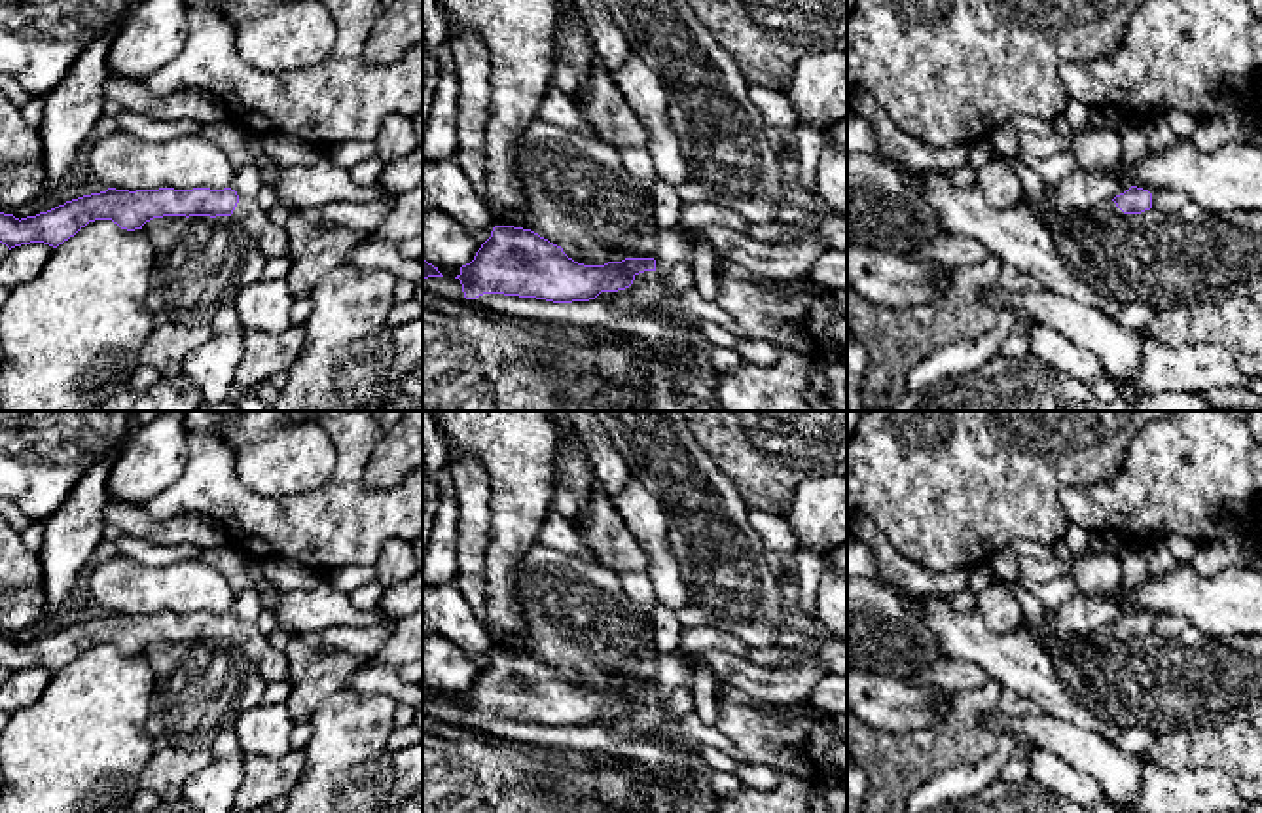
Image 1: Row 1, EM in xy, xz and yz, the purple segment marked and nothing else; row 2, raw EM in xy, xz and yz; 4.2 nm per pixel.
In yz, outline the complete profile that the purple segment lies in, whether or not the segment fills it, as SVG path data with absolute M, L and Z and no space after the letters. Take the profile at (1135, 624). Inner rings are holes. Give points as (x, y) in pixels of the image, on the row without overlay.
M1131 610L1103 633L1112 641L1131 642L1152 633L1152 618L1152 614Z

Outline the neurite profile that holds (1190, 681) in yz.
M1186 625L1177 637L1156 633L1120 642L1103 631L1084 635L1074 661L1048 650L1057 677L1095 714L1124 730L1146 728L1160 737L1194 728L1247 720L1262 732L1262 635L1217 639Z

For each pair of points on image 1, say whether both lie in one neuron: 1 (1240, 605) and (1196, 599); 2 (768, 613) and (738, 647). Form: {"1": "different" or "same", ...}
{"1": "same", "2": "different"}

